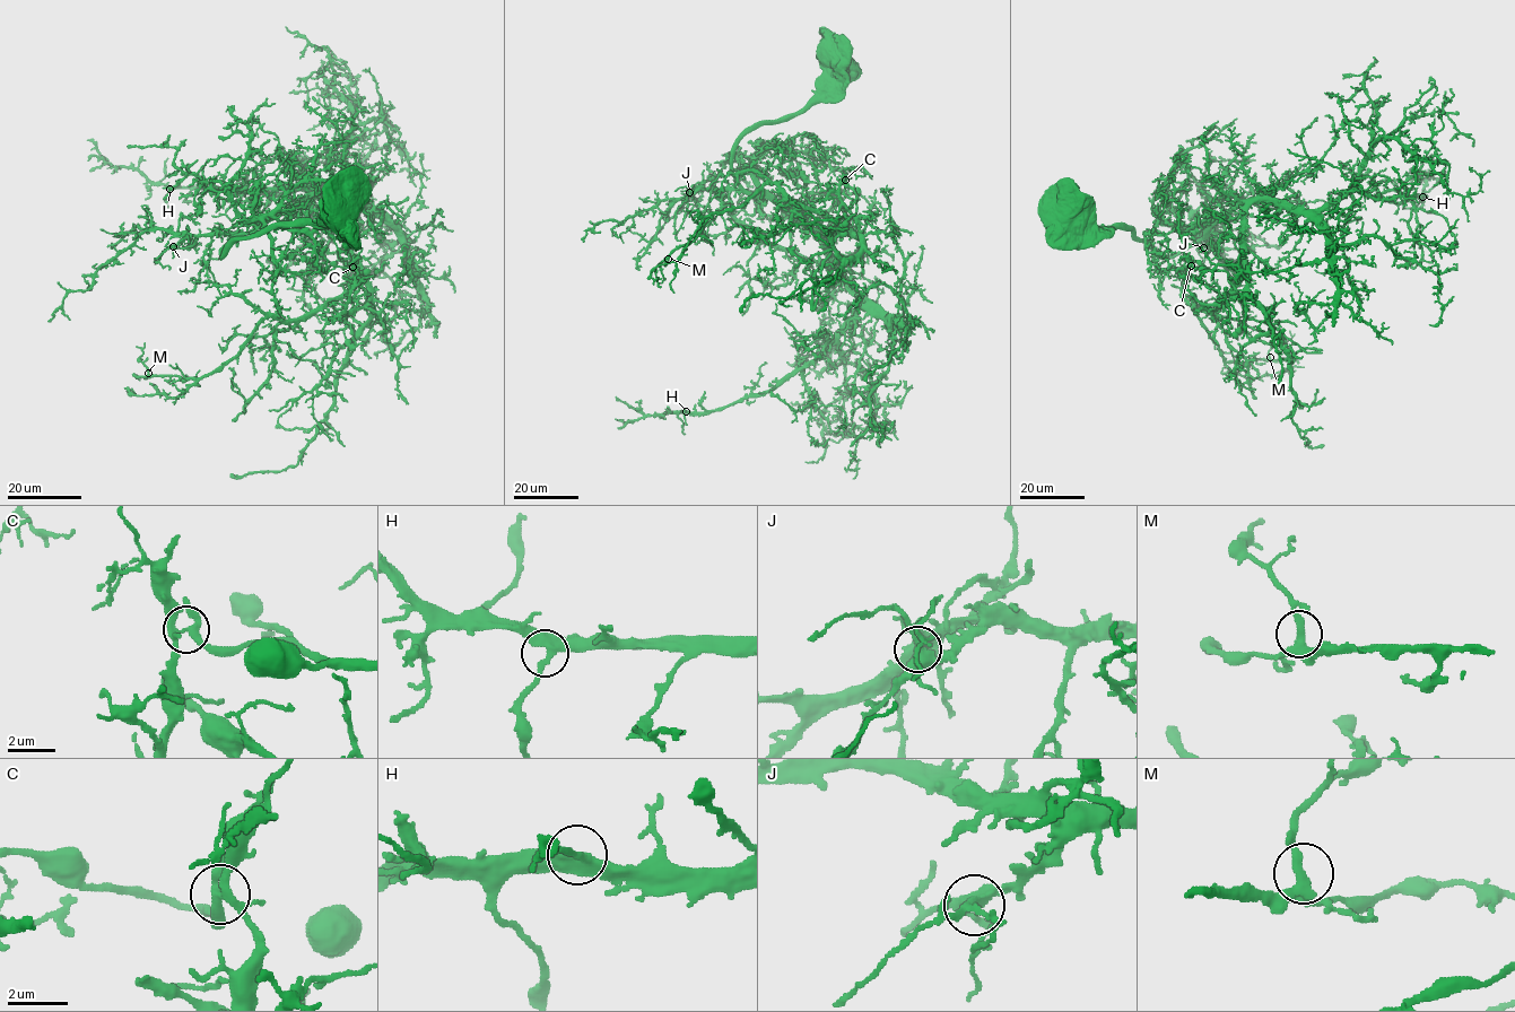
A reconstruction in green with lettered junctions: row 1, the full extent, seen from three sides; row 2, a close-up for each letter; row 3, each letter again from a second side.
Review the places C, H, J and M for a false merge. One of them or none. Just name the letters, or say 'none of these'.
C

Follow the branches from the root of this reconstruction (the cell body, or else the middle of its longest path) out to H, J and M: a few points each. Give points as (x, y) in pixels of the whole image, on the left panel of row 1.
H: (337, 212), (240, 237), (223, 255), (238, 235), (318, 195), (364, 202), (340, 182), (277, 194), (170, 189)
J: (337, 212), (331, 209), (320, 221), (279, 224), (240, 237), (223, 255), (231, 235), (186, 235), (173, 246)
M: (337, 212), (223, 255), (322, 195), (355, 268), (340, 295), (267, 316), (199, 377), (148, 373)

